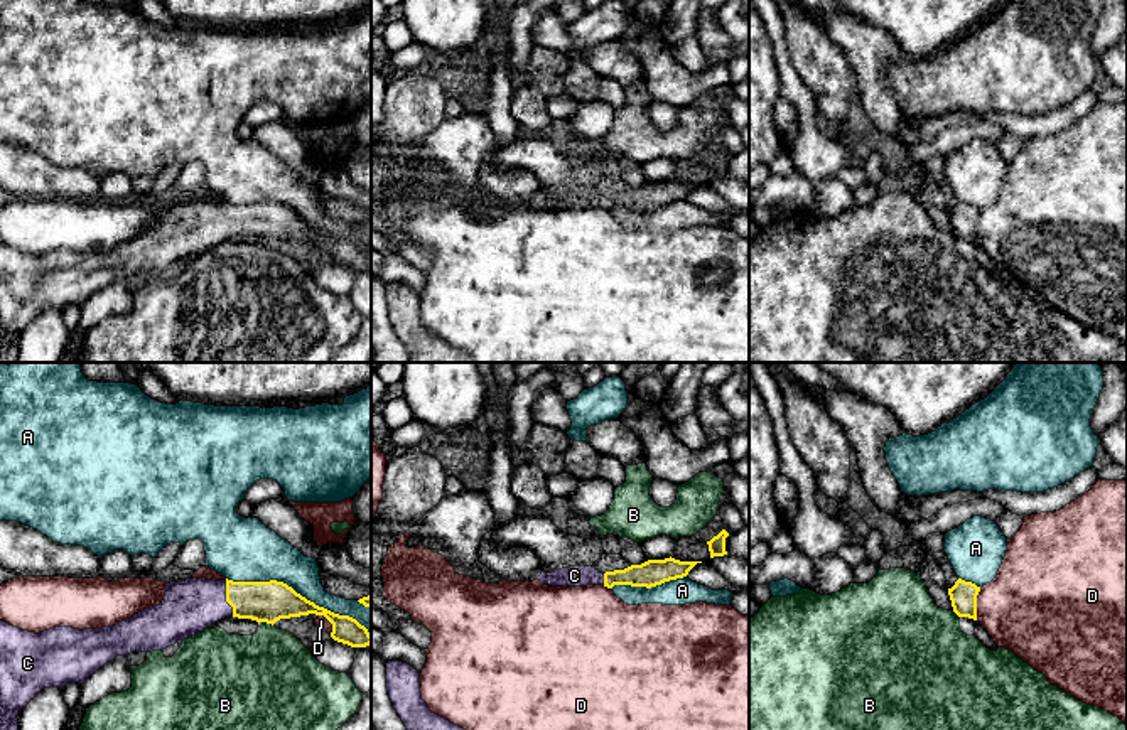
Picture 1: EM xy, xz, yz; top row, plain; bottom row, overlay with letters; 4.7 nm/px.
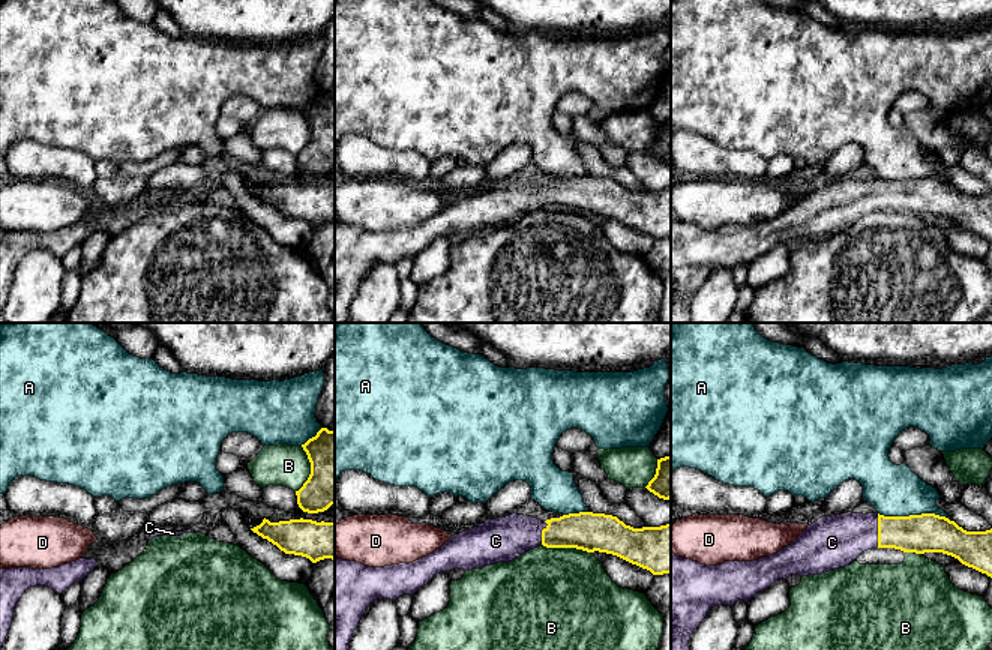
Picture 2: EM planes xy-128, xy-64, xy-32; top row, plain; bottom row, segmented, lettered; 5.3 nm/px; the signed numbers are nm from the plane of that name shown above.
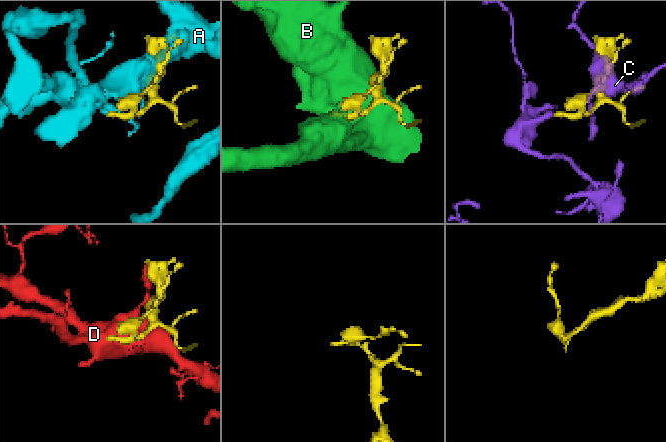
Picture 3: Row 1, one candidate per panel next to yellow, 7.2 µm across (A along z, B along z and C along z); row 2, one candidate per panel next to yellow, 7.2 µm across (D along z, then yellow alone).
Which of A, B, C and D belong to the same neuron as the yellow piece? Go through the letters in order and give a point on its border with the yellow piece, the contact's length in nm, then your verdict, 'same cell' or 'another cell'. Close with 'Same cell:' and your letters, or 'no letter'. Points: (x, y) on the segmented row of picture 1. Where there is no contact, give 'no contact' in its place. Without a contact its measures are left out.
A: xy (299, 594) | 750 nm | another cell
B: xy (265, 621) | 70 nm | another cell
C: xy (226, 599) | 180 nm | same cell
D: xy (329, 621) | 110 nm | another cell
Same cell: C

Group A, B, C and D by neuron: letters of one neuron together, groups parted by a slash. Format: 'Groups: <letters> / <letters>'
Groups: A / B / C / D

